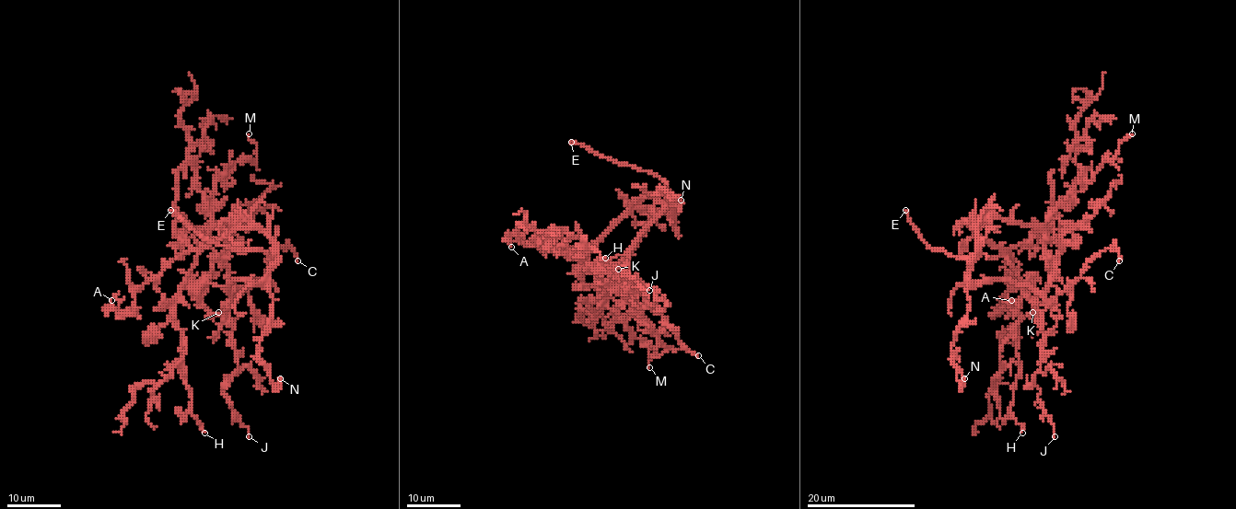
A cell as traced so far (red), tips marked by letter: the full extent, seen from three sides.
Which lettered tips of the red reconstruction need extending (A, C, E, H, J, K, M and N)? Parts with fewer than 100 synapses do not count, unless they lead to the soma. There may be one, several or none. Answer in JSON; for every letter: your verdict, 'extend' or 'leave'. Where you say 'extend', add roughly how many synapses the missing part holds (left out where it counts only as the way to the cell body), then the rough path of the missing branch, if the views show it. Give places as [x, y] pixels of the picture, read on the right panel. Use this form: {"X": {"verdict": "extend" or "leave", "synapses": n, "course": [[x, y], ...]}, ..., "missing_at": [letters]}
{"A": {"verdict": "leave"}, "C": {"verdict": "leave"}, "E": {"verdict": "extend", "course": [[905, 210], [901, 190], [885, 173], [891, 167]]}, "H": {"verdict": "leave"}, "J": {"verdict": "leave"}, "K": {"verdict": "leave"}, "M": {"verdict": "leave"}, "N": {"verdict": "leave"}, "missing_at": ["E"]}

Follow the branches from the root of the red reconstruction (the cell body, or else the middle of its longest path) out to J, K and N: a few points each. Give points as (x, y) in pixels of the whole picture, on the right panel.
J: (974, 230), (973, 285), (996, 280), (1029, 285), (1058, 312), (1034, 375), (1055, 436)
K: (974, 230), (979, 256), (971, 266), (971, 283), (1023, 283), (1026, 297), (1035, 309), (1029, 314), (1032, 312)
N: (974, 230), (979, 256), (971, 266), (969, 308), (951, 344), (951, 363), (964, 381), (960, 384), (964, 378)

